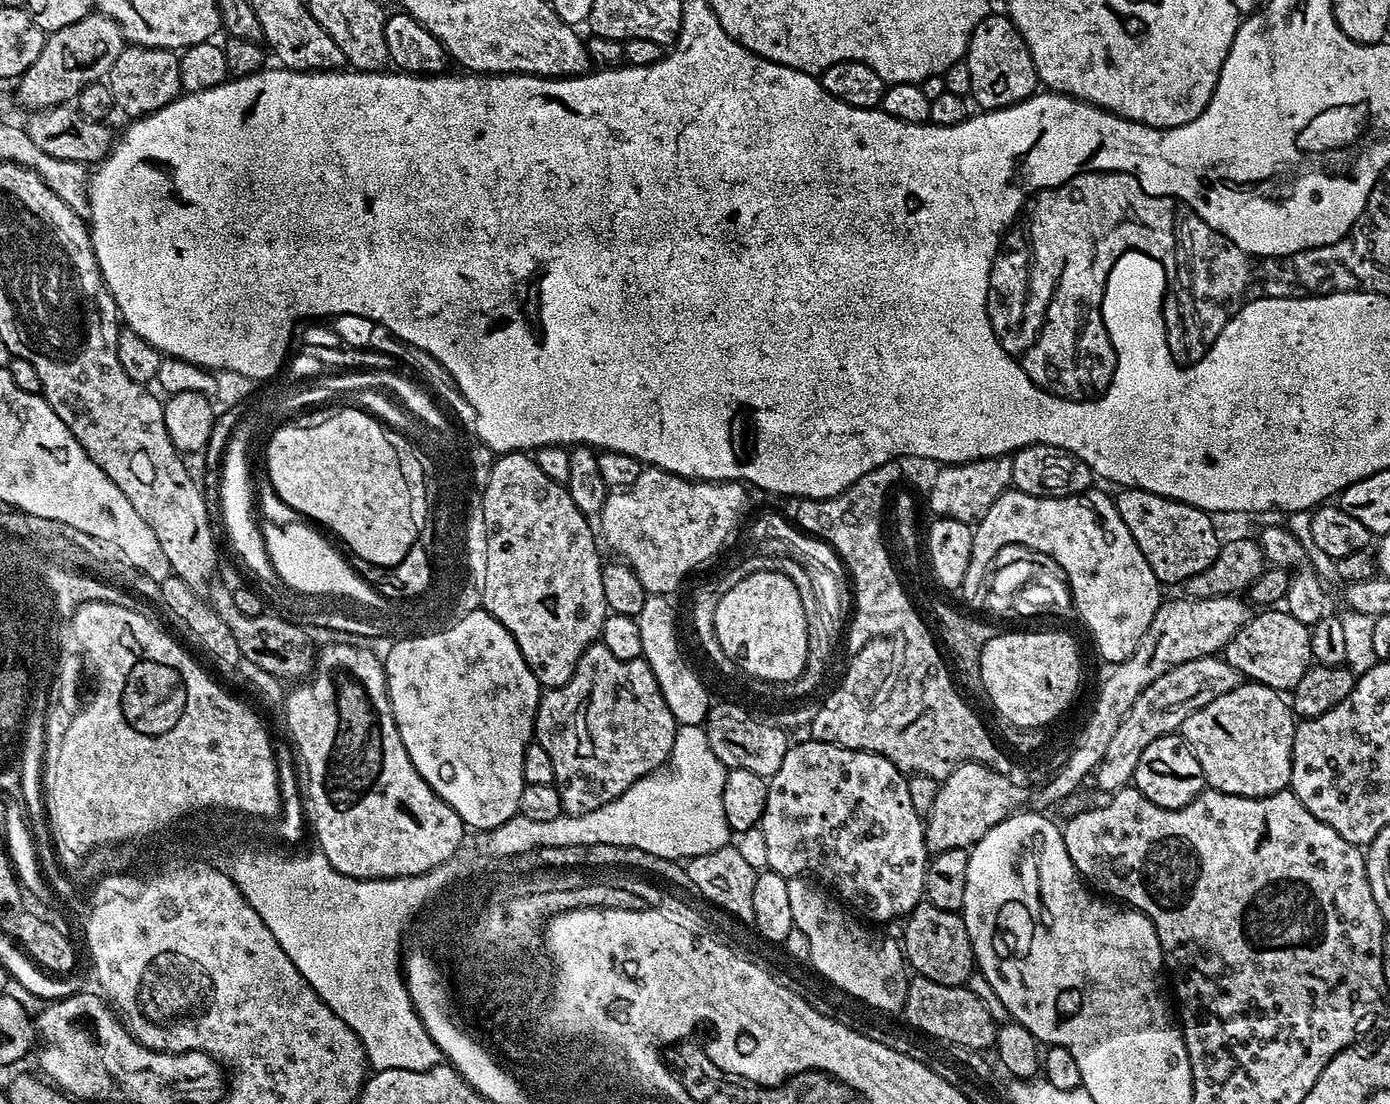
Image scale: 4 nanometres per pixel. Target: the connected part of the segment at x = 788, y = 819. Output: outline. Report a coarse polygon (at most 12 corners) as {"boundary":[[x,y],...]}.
{"boundary":[[811,738],[768,780],[767,867],[865,921],[925,899],[885,756]]}

